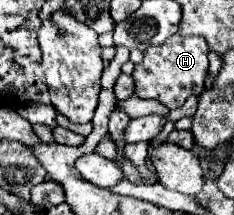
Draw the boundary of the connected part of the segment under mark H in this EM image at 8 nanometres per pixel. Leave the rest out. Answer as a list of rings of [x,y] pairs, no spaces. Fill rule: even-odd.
[[[170,36],[164,44],[152,46],[144,52],[142,64],[132,72],[135,94],[142,99],[160,100],[170,110],[180,108],[190,94],[200,94],[204,90],[204,81],[208,72],[208,46],[200,36],[180,38]]]

